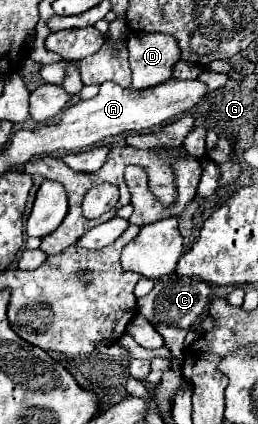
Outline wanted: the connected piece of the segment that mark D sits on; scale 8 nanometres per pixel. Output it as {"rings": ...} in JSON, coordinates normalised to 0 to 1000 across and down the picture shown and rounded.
{"rings":[[[547,80],[500,90],[500,151],[523,212],[616,203],[663,184],[663,160],[694,142],[686,94],[655,80]]]}

